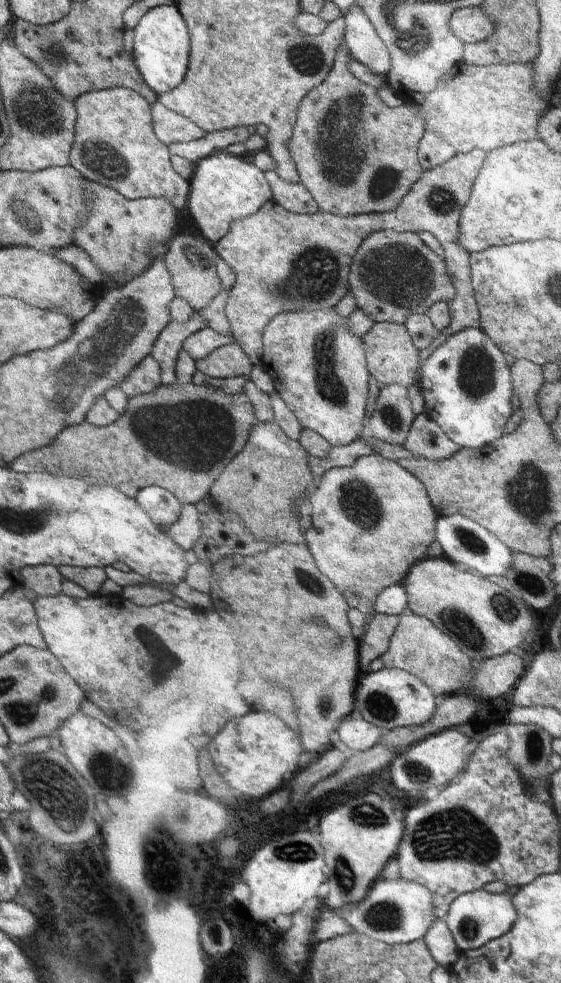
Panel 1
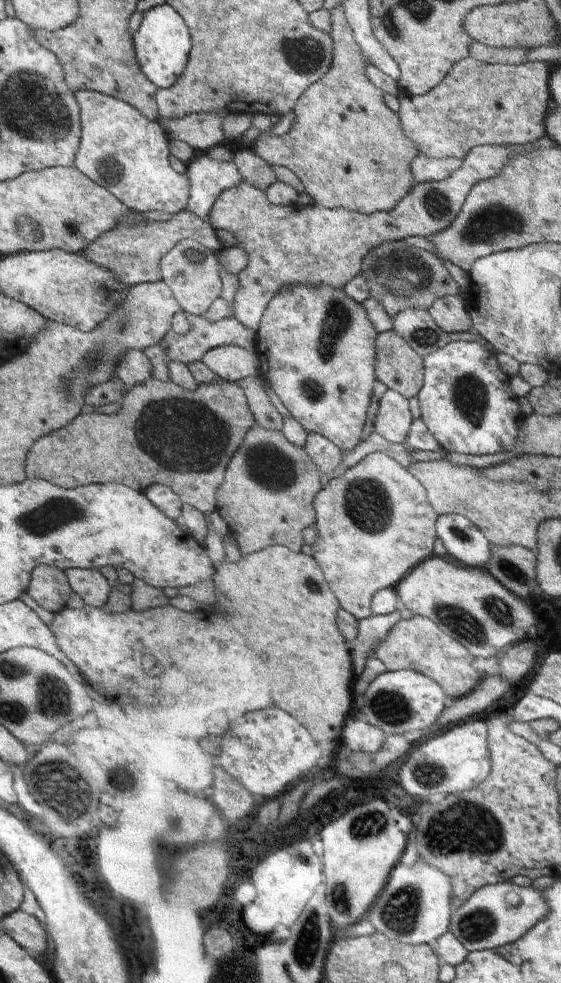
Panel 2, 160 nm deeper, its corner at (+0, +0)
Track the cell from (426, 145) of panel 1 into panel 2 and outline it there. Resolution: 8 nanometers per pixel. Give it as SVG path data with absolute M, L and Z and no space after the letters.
M424 152L412 160L412 176L416 183L444 180L462 166L462 159L430 158Z

